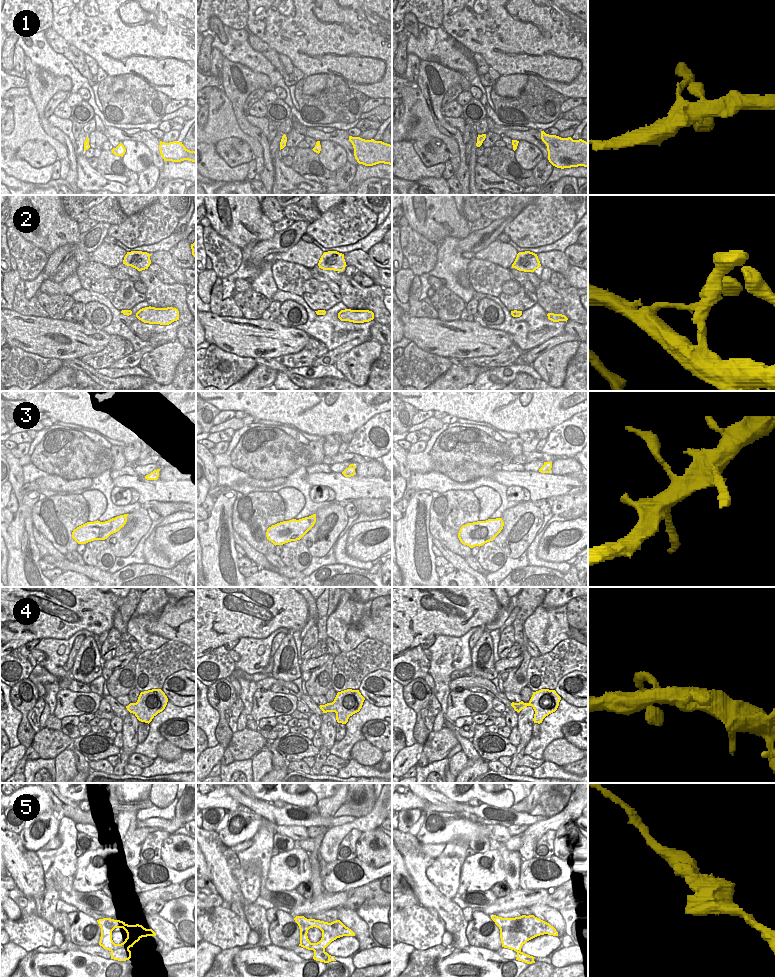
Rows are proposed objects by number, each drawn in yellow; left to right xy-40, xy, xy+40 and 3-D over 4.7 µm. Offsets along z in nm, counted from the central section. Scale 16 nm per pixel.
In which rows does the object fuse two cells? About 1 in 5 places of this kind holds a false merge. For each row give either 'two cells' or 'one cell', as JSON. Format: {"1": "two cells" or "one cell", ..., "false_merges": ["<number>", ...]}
{"1": "one cell", "2": "one cell", "3": "one cell", "4": "one cell", "5": "one cell", "false_merges": []}

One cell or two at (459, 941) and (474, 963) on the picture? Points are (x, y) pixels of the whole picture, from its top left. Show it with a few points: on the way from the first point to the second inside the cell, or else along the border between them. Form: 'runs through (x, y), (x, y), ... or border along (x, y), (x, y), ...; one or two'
border along (469, 944), (461, 948), (451, 946); two

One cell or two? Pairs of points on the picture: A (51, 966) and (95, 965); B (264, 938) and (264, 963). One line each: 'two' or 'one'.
A: one
B: two

